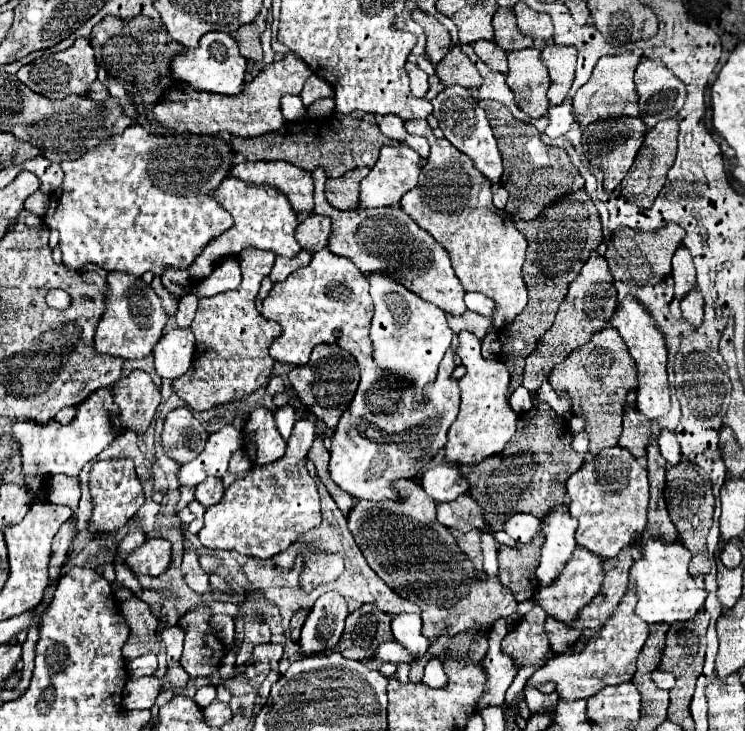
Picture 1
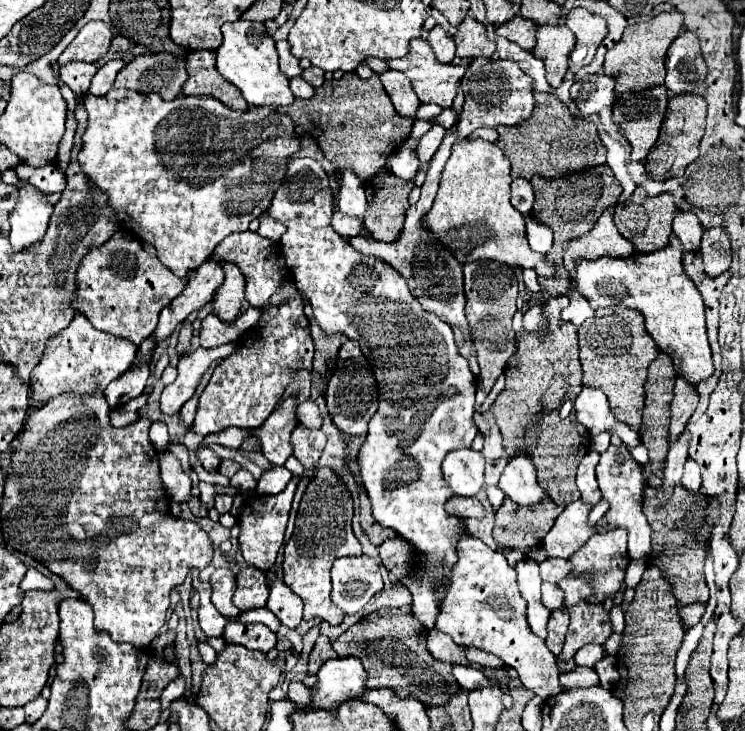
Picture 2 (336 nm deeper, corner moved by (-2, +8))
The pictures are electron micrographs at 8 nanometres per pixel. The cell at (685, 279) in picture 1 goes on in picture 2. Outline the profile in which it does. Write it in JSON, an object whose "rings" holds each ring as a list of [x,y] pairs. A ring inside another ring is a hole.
{"rings":[[[680,210],[680,212],[674,216],[672,228],[674,228],[674,234],[682,240],[684,250],[696,252],[696,250],[700,248],[700,238],[702,238],[702,234],[704,234],[704,228],[702,228],[702,224],[700,224],[700,220],[698,220],[696,214],[692,214],[692,212],[682,212],[682,210]]]}

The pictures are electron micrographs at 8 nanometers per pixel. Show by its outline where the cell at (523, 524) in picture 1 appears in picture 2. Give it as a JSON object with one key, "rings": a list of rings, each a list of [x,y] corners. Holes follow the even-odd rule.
{"rings":[[[472,448],[452,450],[442,464],[444,480],[454,490],[454,496],[474,496],[484,480],[484,456]]]}

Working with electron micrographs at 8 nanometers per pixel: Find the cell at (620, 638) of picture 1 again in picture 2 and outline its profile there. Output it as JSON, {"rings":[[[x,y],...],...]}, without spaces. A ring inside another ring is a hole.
{"rings":[[[632,560],[630,562],[630,566],[626,570],[626,584],[628,584],[628,588],[632,588],[632,586],[636,586],[640,582],[644,570],[646,570],[646,562],[642,562],[642,560]]]}

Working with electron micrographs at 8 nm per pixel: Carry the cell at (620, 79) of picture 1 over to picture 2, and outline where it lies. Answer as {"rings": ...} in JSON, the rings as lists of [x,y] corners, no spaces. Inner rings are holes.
{"rings":[[[662,12],[646,22],[630,24],[624,30],[620,42],[606,52],[604,62],[604,72],[608,72],[608,76],[616,76],[616,92],[640,92],[644,88],[664,84],[666,50],[672,44],[672,40],[682,32],[682,22],[682,12]]]}

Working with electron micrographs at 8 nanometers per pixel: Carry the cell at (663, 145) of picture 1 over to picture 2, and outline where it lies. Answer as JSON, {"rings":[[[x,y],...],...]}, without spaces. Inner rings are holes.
{"rings":[[[678,94],[670,98],[658,142],[644,158],[644,166],[654,180],[682,176],[686,166],[698,158],[698,144],[704,136],[704,126],[706,126],[706,106],[708,106],[706,100],[698,94]]]}

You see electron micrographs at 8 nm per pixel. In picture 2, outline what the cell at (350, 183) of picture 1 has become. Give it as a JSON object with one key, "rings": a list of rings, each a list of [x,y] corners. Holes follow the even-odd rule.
{"rings":[[[382,168],[374,178],[366,180],[368,188],[368,210],[364,224],[374,240],[394,242],[402,232],[406,218],[408,194],[414,188],[414,182],[396,178],[386,168]]]}

